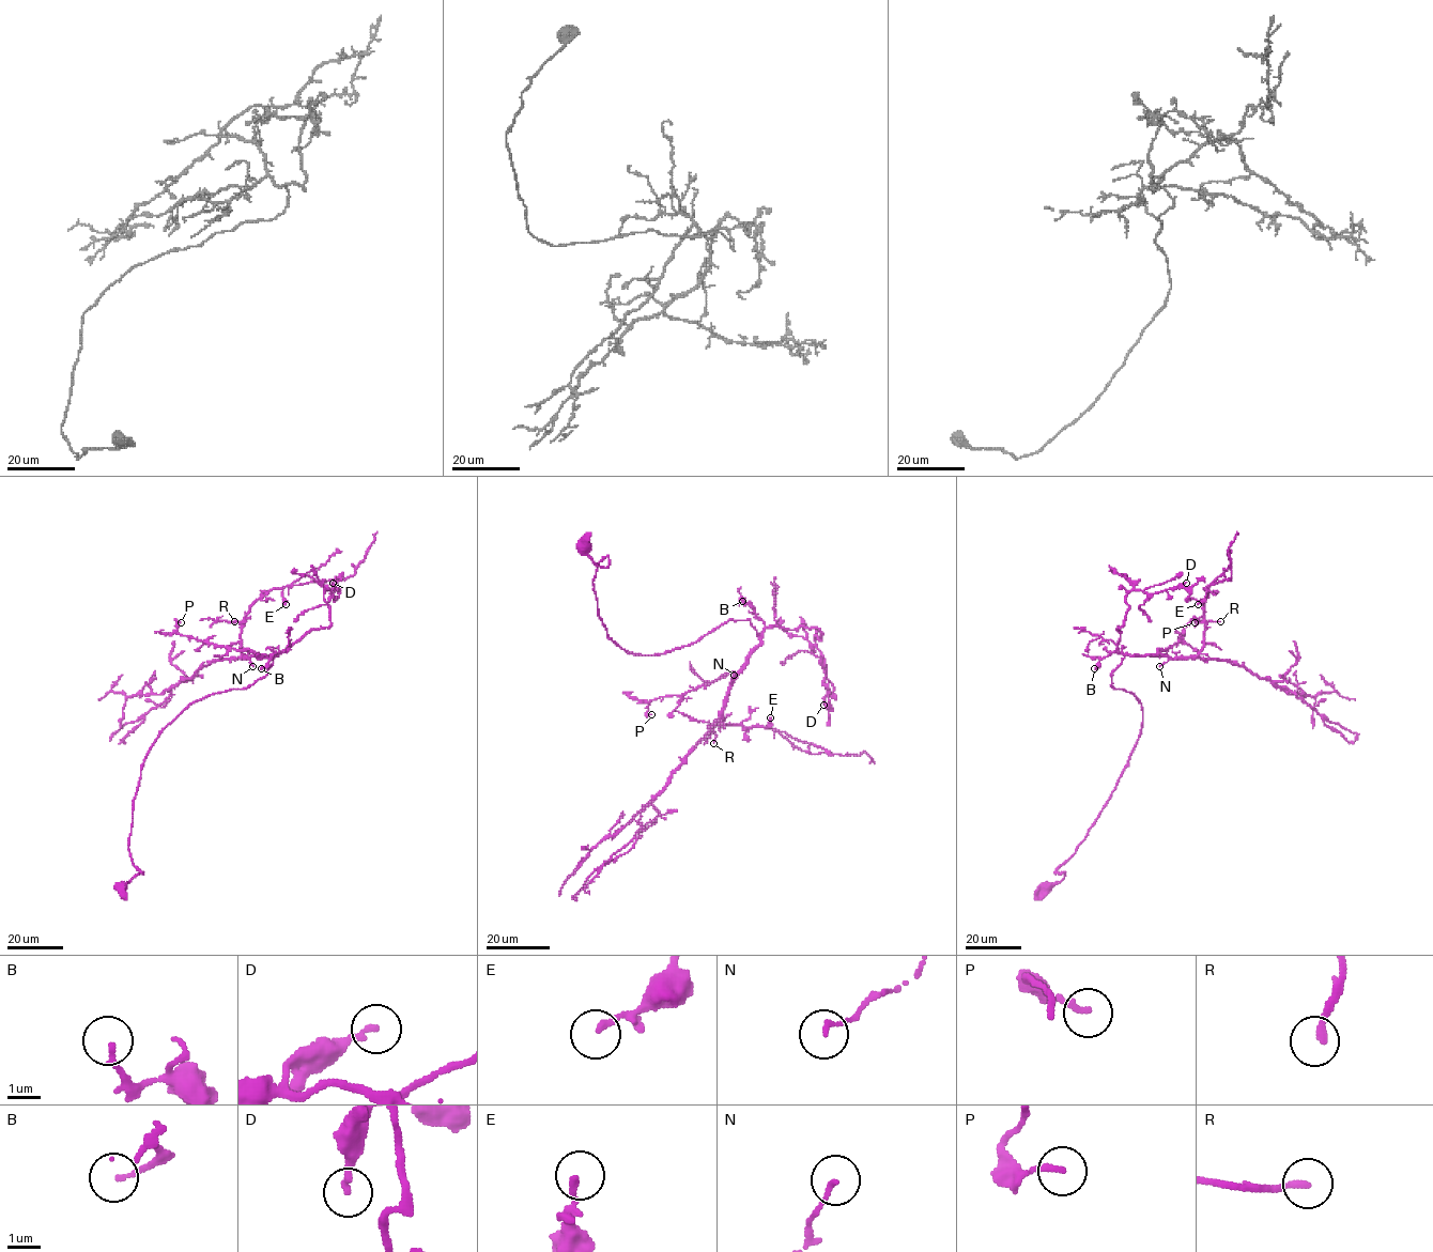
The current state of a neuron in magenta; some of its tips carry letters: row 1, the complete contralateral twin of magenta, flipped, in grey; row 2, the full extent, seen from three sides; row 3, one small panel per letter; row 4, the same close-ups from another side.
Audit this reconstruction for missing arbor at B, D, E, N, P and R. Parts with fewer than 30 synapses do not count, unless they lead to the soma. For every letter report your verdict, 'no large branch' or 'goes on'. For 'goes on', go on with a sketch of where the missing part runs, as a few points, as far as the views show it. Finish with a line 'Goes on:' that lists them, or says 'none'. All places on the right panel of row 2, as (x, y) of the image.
B: no large branch
D: no large branch
E: no large branch
N: no large branch
P: no large branch
R: goes on; course (1220, 621), (1258, 617), (1260, 609)
Goes on: R

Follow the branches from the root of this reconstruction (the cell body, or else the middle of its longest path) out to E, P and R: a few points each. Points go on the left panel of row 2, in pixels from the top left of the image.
E: (120, 887), (142, 872), (150, 748), (266, 674), (243, 619), (273, 589), (286, 604)
P: (120, 887), (142, 872), (133, 800), (158, 733), (276, 657), (181, 622)
R: (120, 887), (142, 872), (133, 800), (158, 733), (276, 657), (244, 658), (234, 621)

